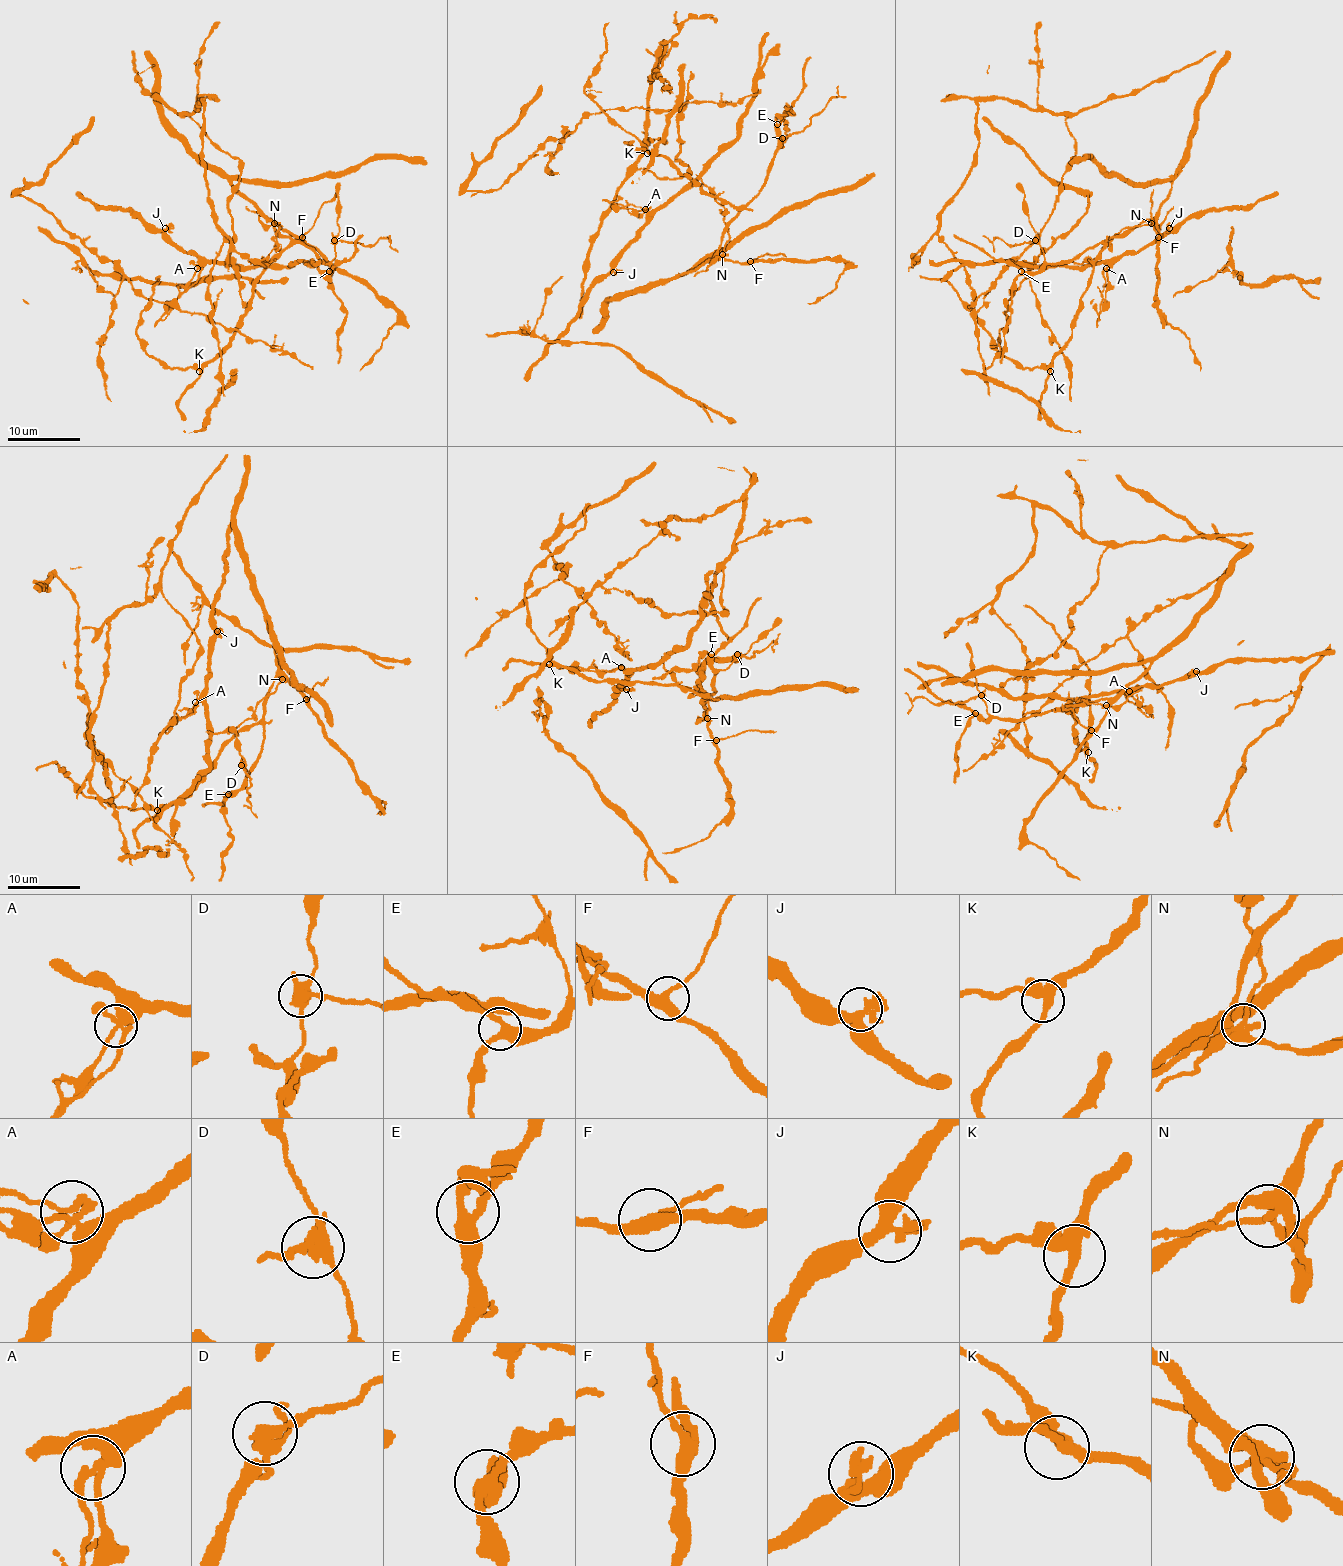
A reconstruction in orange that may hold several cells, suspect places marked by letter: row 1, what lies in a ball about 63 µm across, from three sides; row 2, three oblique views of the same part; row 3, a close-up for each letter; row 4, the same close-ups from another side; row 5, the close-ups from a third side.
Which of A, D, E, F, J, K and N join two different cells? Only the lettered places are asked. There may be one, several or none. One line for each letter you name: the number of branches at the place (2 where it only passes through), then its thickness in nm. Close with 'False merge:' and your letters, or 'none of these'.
D: branches 3; calibre 400 nm
N: branches 4; calibre 340 nm
False merge: D, N

